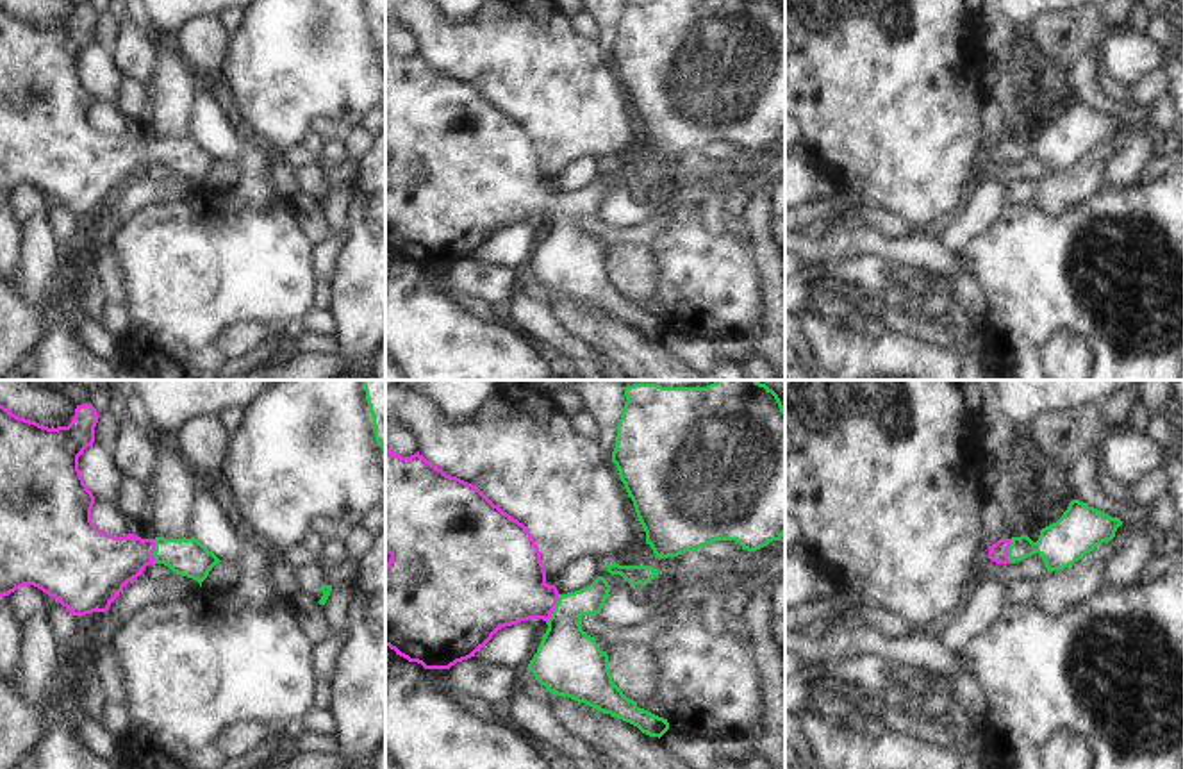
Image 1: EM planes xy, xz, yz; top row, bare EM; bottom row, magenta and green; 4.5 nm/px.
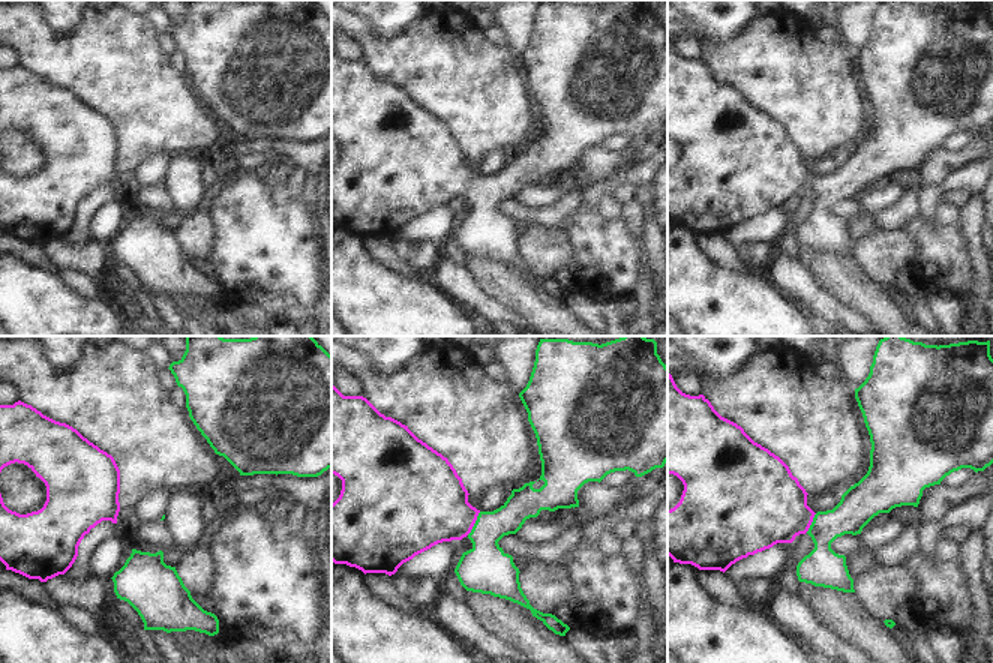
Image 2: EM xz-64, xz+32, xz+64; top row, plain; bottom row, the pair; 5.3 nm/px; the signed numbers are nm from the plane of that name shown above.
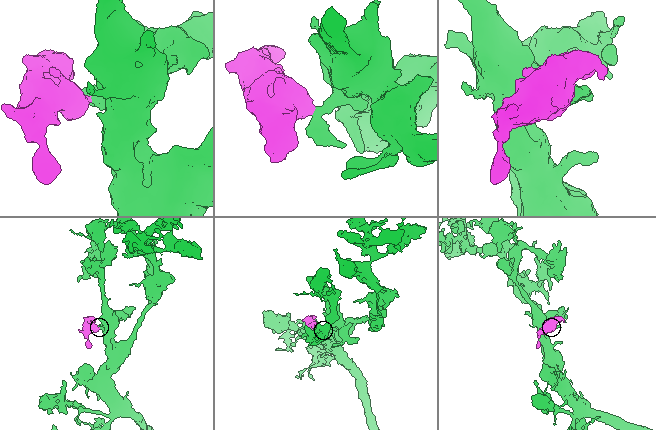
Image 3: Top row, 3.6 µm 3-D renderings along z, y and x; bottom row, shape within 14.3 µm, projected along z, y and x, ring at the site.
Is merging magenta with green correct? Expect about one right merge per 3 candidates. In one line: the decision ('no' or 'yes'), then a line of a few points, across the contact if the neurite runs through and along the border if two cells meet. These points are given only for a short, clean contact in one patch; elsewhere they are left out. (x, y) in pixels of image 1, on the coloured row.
yes; line xz (505, 582), (554, 609), (562, 618), (568, 662)

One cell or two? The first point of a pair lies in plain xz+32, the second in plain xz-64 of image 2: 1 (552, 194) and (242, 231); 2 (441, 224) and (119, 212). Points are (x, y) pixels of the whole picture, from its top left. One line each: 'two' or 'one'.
1: two
2: one

